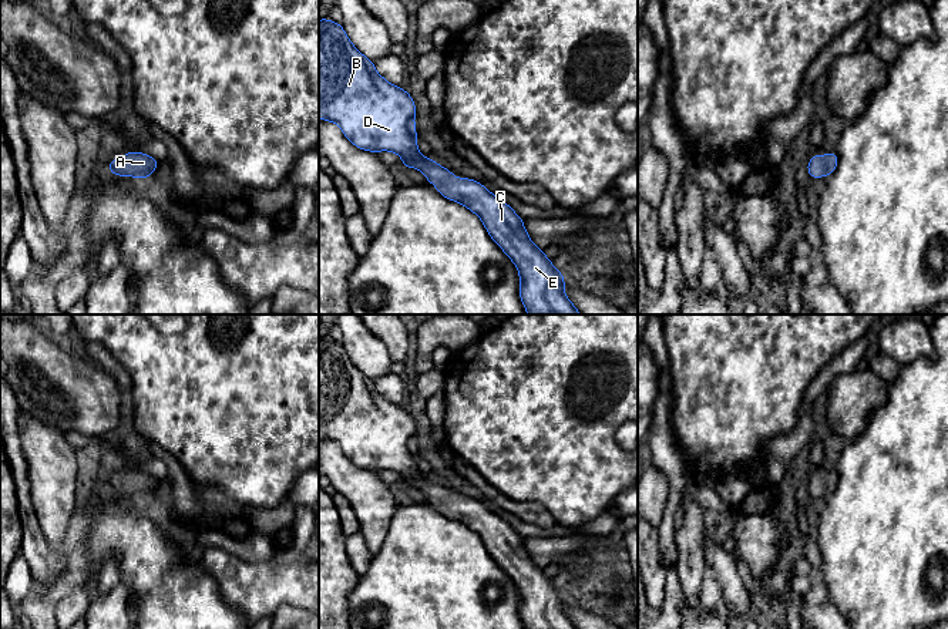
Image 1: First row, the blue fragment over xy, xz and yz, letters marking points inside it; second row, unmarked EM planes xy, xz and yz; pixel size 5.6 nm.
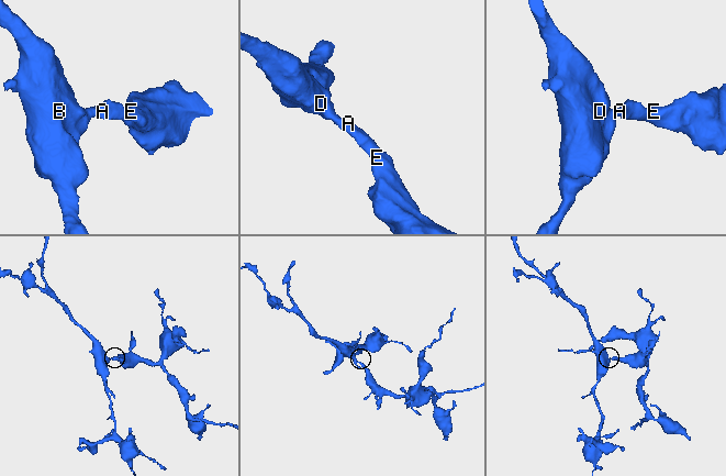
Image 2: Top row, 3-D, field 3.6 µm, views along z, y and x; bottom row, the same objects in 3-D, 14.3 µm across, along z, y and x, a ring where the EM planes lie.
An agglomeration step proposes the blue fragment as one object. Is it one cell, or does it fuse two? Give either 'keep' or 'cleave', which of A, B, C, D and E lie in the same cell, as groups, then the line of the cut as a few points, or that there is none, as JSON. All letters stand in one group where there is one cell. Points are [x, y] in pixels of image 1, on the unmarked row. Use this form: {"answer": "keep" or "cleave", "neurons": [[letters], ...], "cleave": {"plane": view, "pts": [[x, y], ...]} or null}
{"answer": "keep", "neurons": [["A", "B", "C", "D", "E"]], "cleave": null}

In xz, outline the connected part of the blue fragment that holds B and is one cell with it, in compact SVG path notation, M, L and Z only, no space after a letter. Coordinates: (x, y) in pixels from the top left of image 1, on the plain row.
M330 337L319 339L319 437L336 441L344 455L360 468L399 472L403 478L403 487L411 485L421 490L440 514L478 534L488 554L518 588L520 618L525 629L578 629L564 612L564 593L555 588L544 569L532 562L524 546L524 539L511 525L488 511L480 500L454 497L453 490L418 471L414 434L416 423L407 408L384 398L374 388L374 381L352 363L342 343Z

